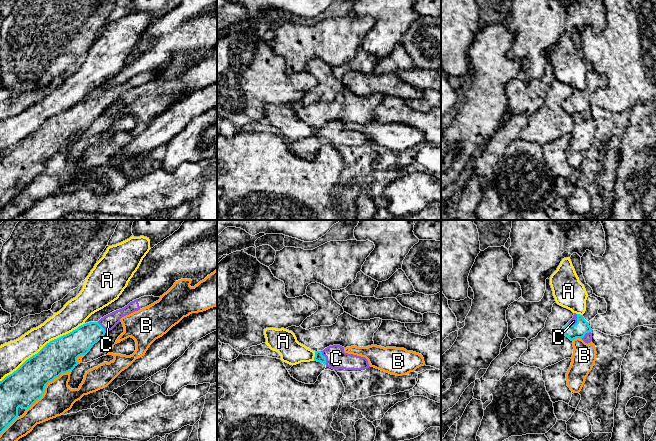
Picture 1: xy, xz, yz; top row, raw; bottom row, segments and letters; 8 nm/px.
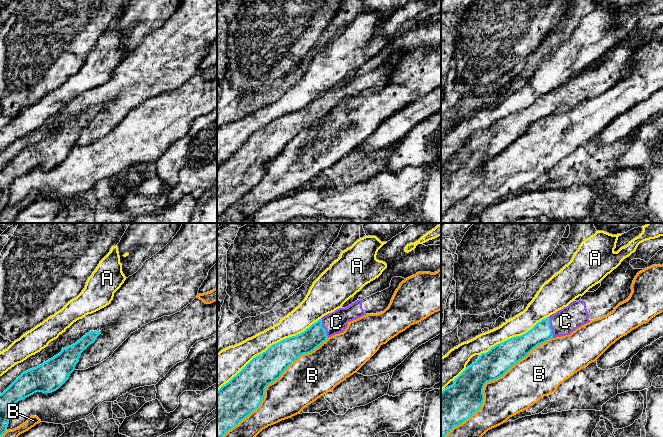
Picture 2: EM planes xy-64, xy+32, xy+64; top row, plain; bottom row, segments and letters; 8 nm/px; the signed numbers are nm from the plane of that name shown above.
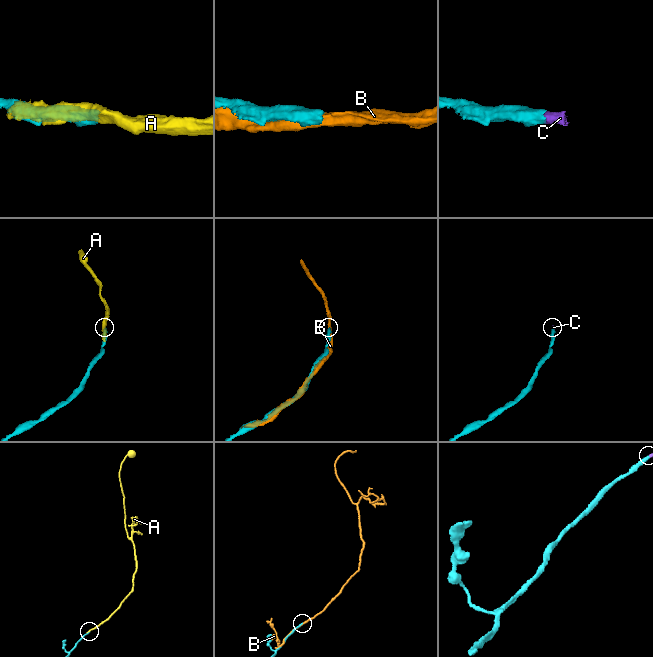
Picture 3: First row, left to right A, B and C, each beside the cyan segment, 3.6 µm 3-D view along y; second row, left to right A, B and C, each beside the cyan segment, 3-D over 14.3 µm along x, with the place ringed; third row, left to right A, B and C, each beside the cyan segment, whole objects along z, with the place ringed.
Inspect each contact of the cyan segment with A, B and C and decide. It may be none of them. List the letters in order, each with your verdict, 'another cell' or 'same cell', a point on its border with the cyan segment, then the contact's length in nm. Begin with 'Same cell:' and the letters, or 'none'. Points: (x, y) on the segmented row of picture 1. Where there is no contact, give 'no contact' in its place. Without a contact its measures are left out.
Same cell: C
A: another cell | xy (43, 347) | 800 nm
B: another cell | xy (45, 386) | 480 nm
C: same cell | yz (577, 322) | 110 nm

